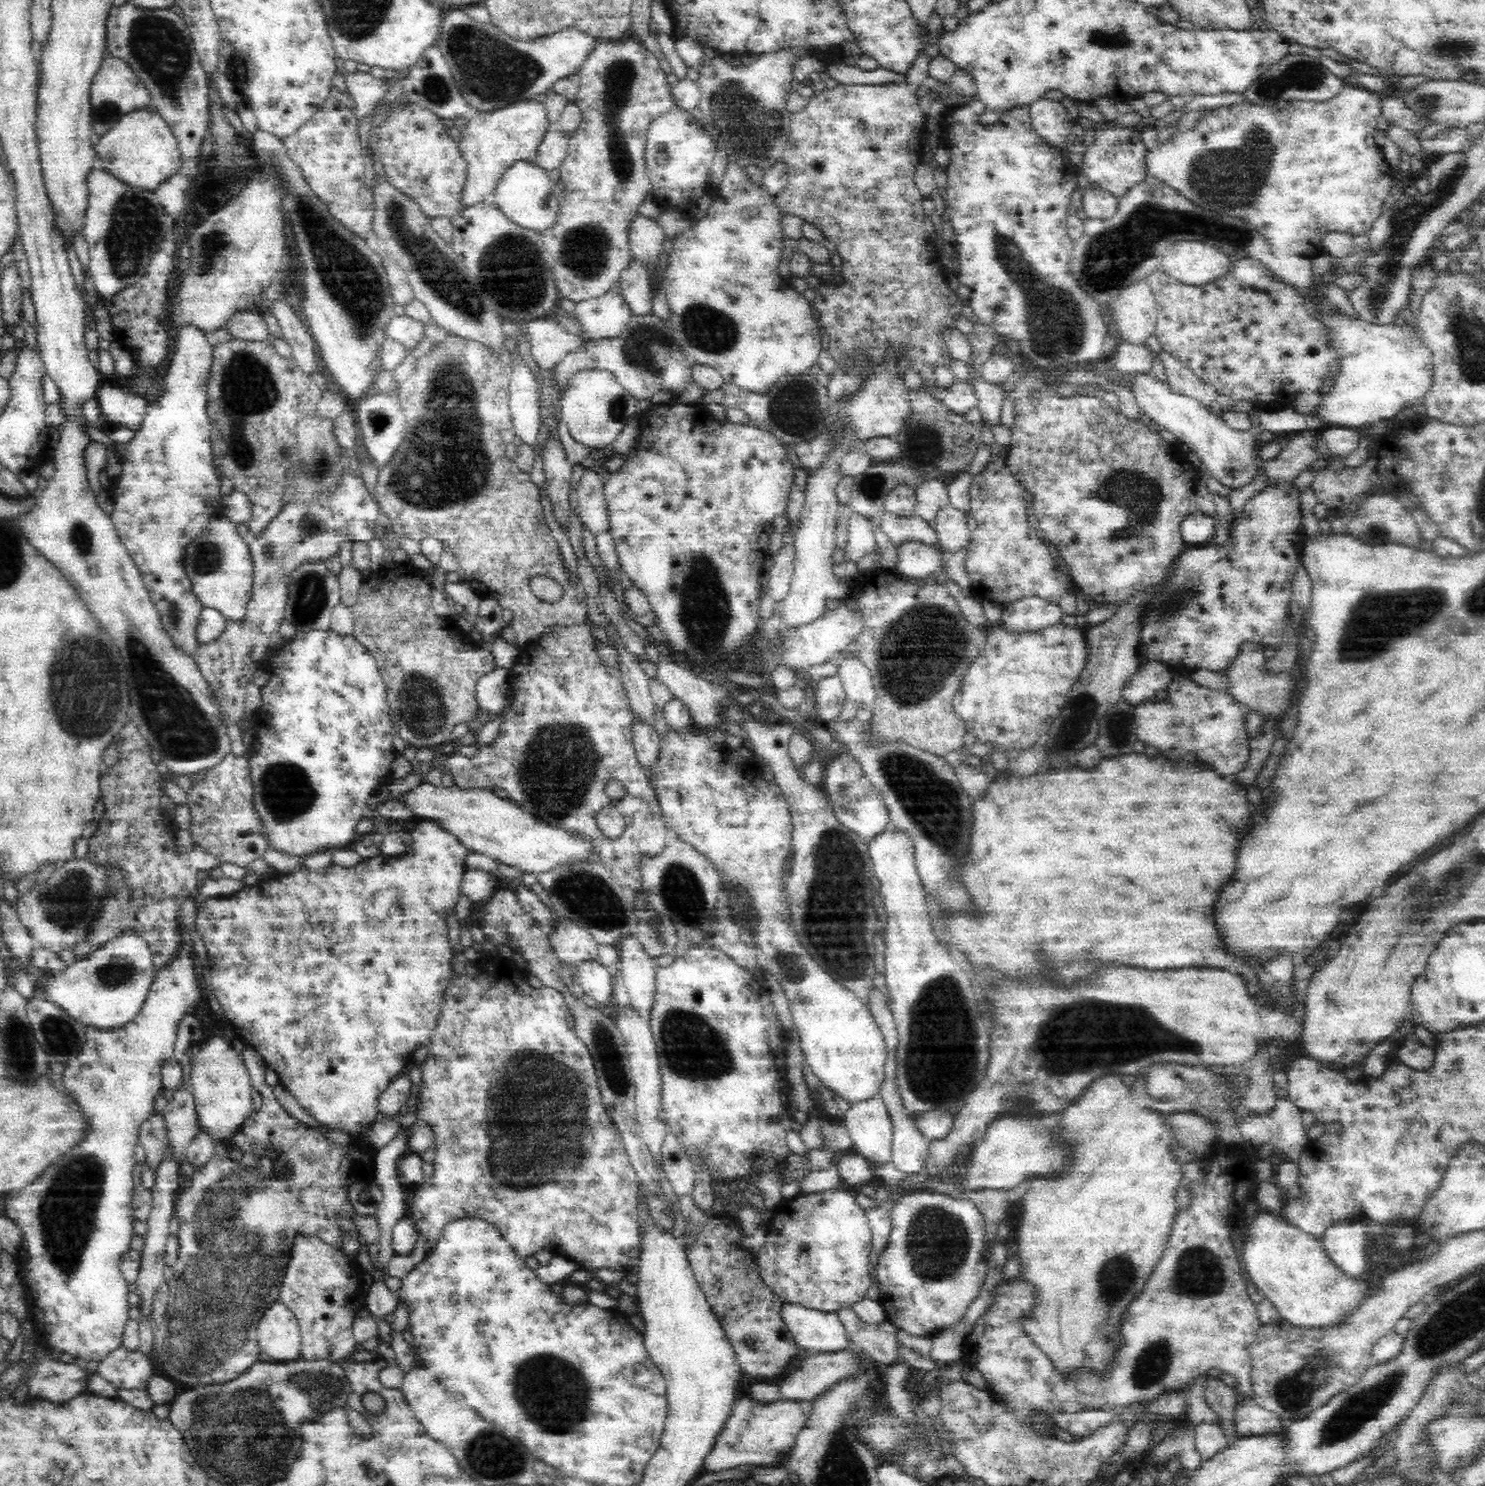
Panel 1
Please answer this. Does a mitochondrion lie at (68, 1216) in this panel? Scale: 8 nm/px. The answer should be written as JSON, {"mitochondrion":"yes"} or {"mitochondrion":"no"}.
{"mitochondrion":"yes"}

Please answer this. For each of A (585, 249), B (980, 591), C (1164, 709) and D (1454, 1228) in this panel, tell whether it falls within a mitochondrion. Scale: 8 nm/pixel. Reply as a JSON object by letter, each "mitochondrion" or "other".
{"A":"mitochondrion","B":"other","C":"other","D":"other"}

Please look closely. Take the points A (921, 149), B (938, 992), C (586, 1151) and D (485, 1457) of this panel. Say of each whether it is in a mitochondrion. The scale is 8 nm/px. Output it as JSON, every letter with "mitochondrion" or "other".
{"A":"other","B":"mitochondrion","C":"mitochondrion","D":"mitochondrion"}

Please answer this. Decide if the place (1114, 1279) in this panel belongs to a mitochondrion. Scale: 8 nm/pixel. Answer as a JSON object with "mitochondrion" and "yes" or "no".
{"mitochondrion":"yes"}

